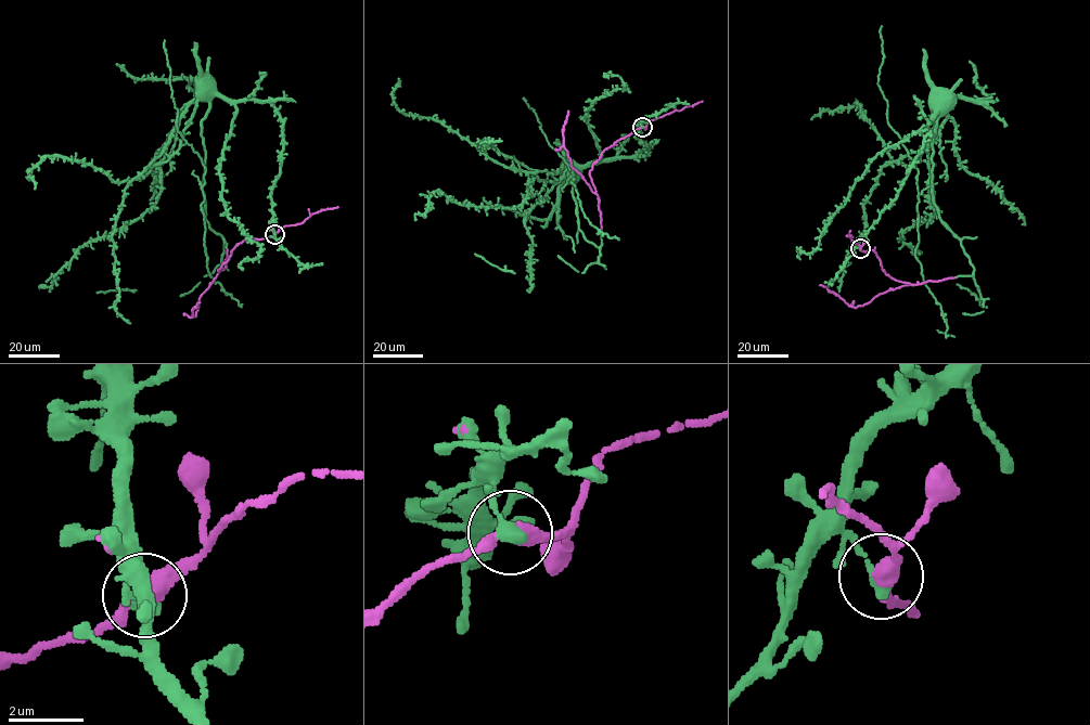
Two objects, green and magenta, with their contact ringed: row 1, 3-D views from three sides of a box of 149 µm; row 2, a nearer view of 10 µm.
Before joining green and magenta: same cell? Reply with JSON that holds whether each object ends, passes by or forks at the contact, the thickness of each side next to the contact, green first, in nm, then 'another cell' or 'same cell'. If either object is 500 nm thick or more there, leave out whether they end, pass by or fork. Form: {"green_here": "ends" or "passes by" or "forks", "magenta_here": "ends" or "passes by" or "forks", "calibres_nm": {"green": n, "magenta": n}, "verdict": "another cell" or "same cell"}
{"green_here": "ends", "magenta_here": "passes by", "calibres_nm": {"green": 360, "magenta": 400}, "verdict": "same cell"}

